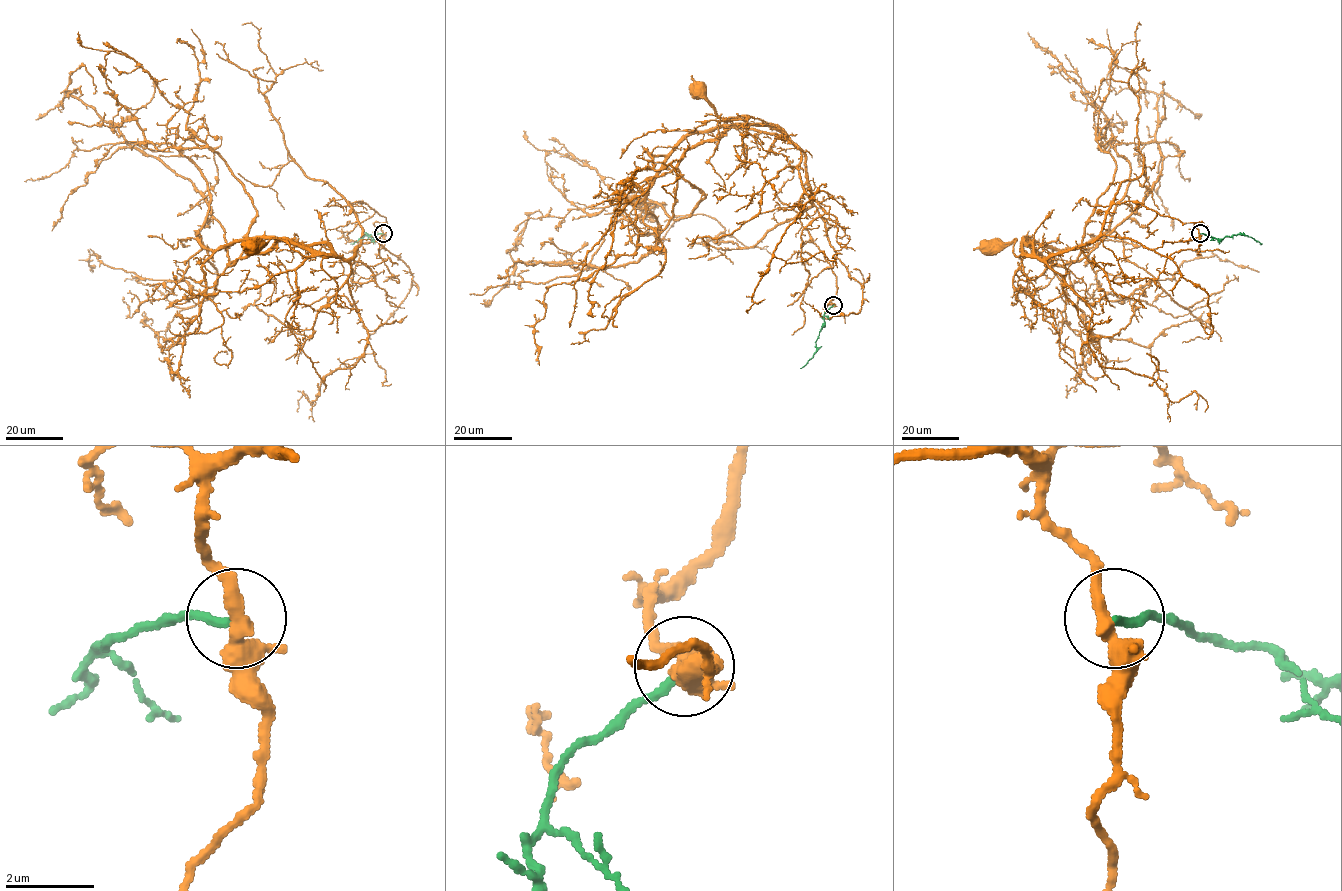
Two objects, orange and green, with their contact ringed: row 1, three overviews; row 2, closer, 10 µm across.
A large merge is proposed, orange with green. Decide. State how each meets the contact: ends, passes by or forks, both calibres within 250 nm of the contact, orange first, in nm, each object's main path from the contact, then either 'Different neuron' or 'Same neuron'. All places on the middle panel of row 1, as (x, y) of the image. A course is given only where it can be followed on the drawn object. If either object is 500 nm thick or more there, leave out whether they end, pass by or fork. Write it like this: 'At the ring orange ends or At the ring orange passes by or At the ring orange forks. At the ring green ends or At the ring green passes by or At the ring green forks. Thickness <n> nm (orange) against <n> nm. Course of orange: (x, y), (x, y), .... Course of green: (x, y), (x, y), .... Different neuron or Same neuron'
At the ring orange passes by. At the ring green ends. Thickness 360 nm (orange) against 190 nm. Course of orange: (833, 305), (837, 277), (800, 218), (812, 205), (805, 154), (768, 123), (746, 115), (721, 118), (699, 90). Course of green: (833, 305), (823, 317), (813, 356), (800, 368). Different neuron

